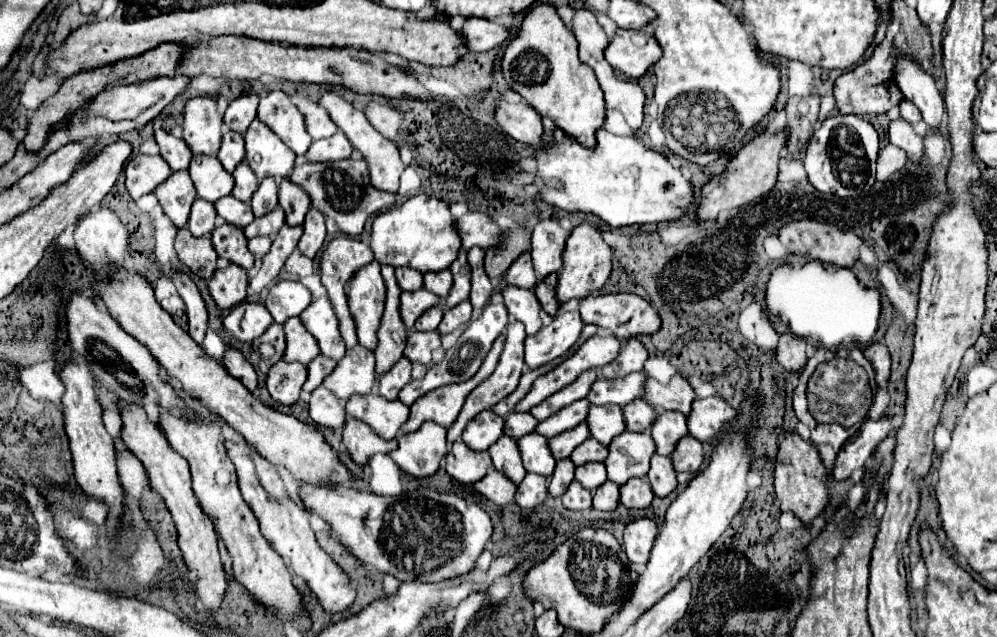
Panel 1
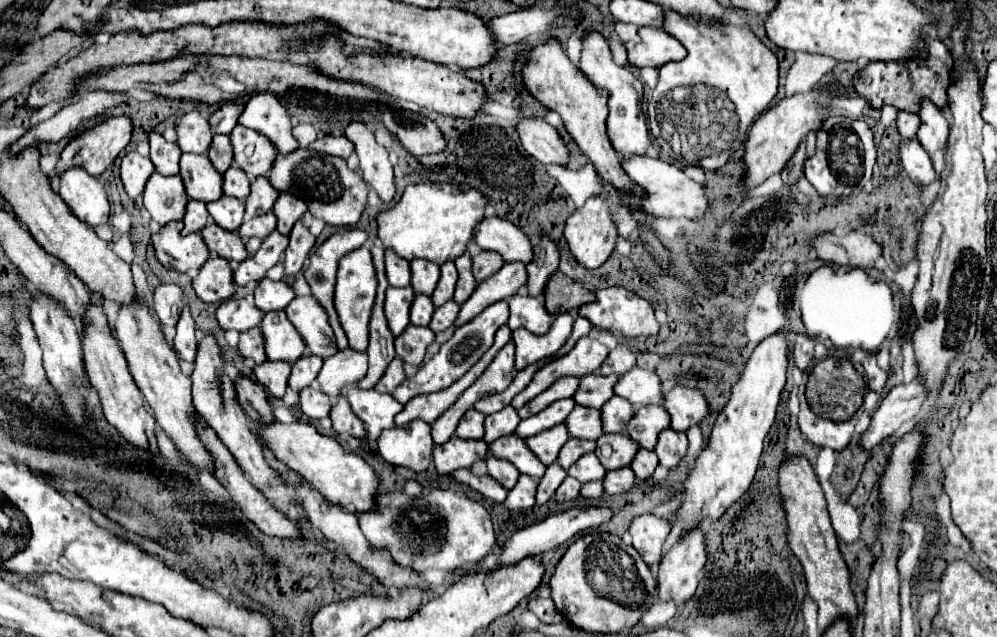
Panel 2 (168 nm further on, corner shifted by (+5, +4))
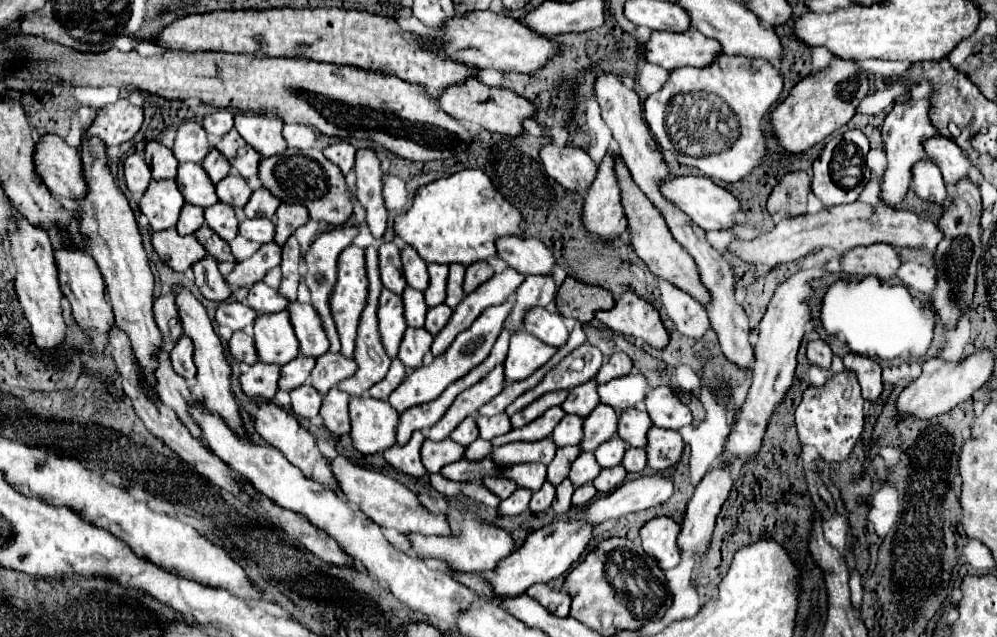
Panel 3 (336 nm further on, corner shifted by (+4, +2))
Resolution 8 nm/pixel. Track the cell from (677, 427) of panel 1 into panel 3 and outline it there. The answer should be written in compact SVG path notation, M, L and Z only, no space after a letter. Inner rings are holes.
M628 408L620 414L618 436L634 448L644 448L648 444L650 428L652 428L652 420L648 418L648 412L642 408Z

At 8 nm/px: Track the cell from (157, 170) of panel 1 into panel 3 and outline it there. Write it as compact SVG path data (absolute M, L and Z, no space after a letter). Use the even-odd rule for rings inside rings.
M132 154L126 158L124 162L124 178L126 178L126 186L132 194L136 192L144 192L152 180L152 174L148 170L148 164L144 162L144 158L140 154Z

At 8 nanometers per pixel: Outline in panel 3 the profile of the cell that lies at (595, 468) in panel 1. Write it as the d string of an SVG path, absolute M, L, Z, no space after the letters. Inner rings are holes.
M582 452L582 454L574 460L568 478L572 480L574 486L584 486L584 484L588 484L588 482L594 482L596 476L600 474L600 470L602 470L602 468L600 468L600 464L596 462L594 454L592 454L592 452Z

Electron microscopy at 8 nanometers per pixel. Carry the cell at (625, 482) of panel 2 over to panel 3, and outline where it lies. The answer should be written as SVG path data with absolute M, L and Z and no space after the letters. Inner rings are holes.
M616 466L616 468L606 468L600 472L600 478L594 480L594 486L600 494L608 494L612 492L614 488L618 488L624 480L626 480L626 470L624 466Z

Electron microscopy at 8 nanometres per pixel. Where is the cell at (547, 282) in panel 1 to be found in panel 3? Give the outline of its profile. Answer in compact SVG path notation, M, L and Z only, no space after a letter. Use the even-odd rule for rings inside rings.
M566 276L556 296L558 314L574 318L582 324L590 322L594 318L594 312L610 310L612 306L614 298L610 296L610 292L606 292L600 286L580 282L572 276Z

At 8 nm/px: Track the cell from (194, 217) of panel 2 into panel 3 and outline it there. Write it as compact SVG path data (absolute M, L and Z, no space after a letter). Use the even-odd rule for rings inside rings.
M184 204L182 206L182 214L178 220L178 234L180 236L188 236L194 234L200 226L204 224L204 210L200 206L192 206L192 204Z

